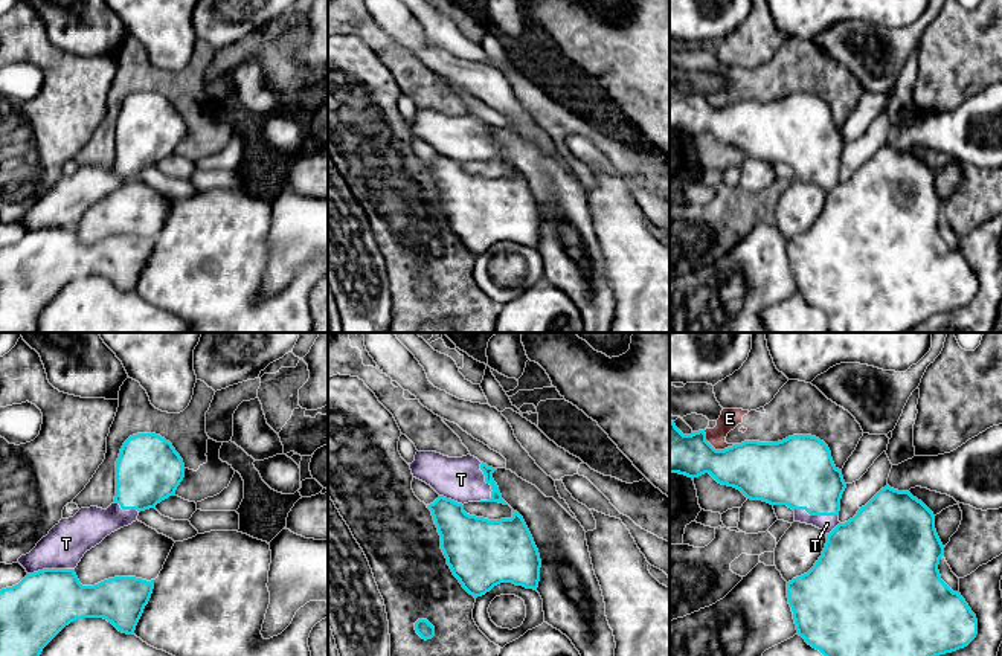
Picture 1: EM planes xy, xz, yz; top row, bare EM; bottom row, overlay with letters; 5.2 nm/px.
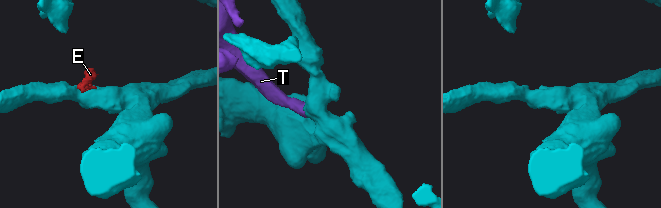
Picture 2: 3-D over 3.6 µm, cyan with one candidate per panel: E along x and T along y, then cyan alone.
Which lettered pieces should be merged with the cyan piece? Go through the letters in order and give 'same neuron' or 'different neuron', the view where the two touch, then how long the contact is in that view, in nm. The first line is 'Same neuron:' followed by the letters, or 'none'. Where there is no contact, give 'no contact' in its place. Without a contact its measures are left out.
Same neuron: T
E: different neuron; meets cyan in yz; contact 190 nm long
T: same neuron; meets cyan in xz; contact 220 nm long

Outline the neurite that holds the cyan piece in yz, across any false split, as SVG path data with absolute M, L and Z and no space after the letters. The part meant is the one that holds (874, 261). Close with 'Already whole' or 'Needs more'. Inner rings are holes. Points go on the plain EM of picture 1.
M670 79L670 131L692 137L709 131L750 159L787 163L795 169L795 180L827 192L814 224L787 241L787 256L798 293L827 316L830 333L907 333L976 296L976 273L961 252L941 238L938 223L944 204L933 171L909 150L886 143L853 177L840 182L846 142L819 96L793 93L778 101L744 99L715 108L705 88L683 93Z. Needs more

